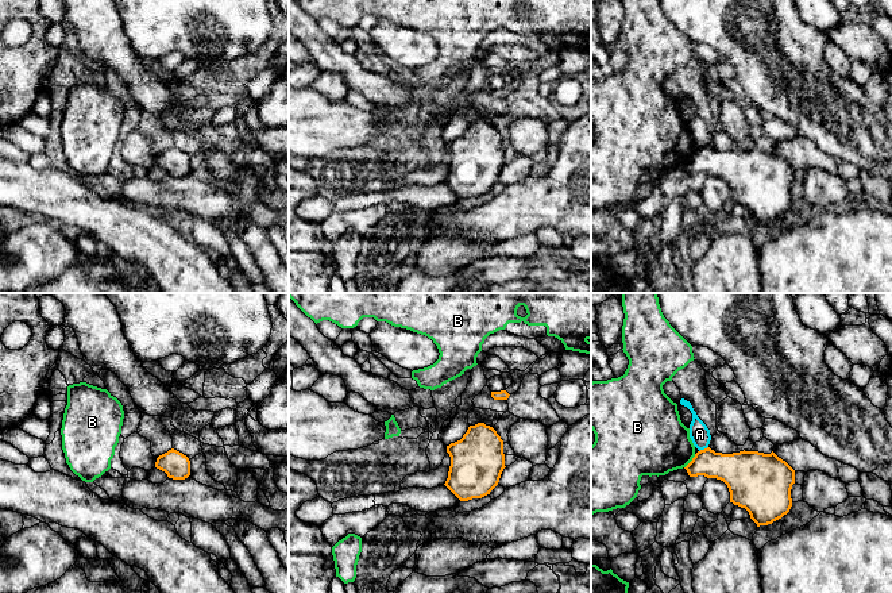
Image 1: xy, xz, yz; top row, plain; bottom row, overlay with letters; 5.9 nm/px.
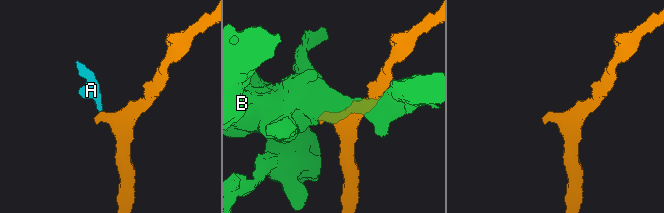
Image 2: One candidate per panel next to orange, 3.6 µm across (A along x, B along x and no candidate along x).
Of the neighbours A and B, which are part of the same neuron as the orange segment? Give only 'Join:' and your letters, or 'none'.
Join: none

